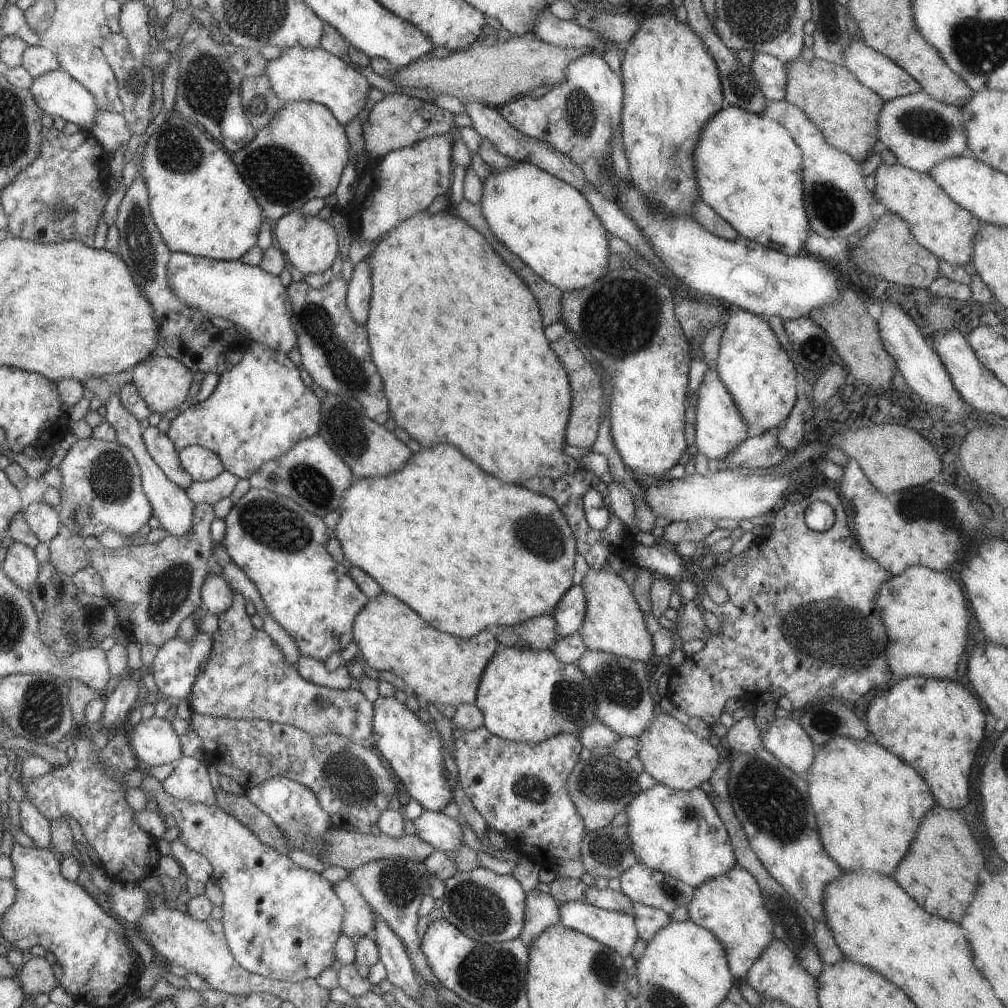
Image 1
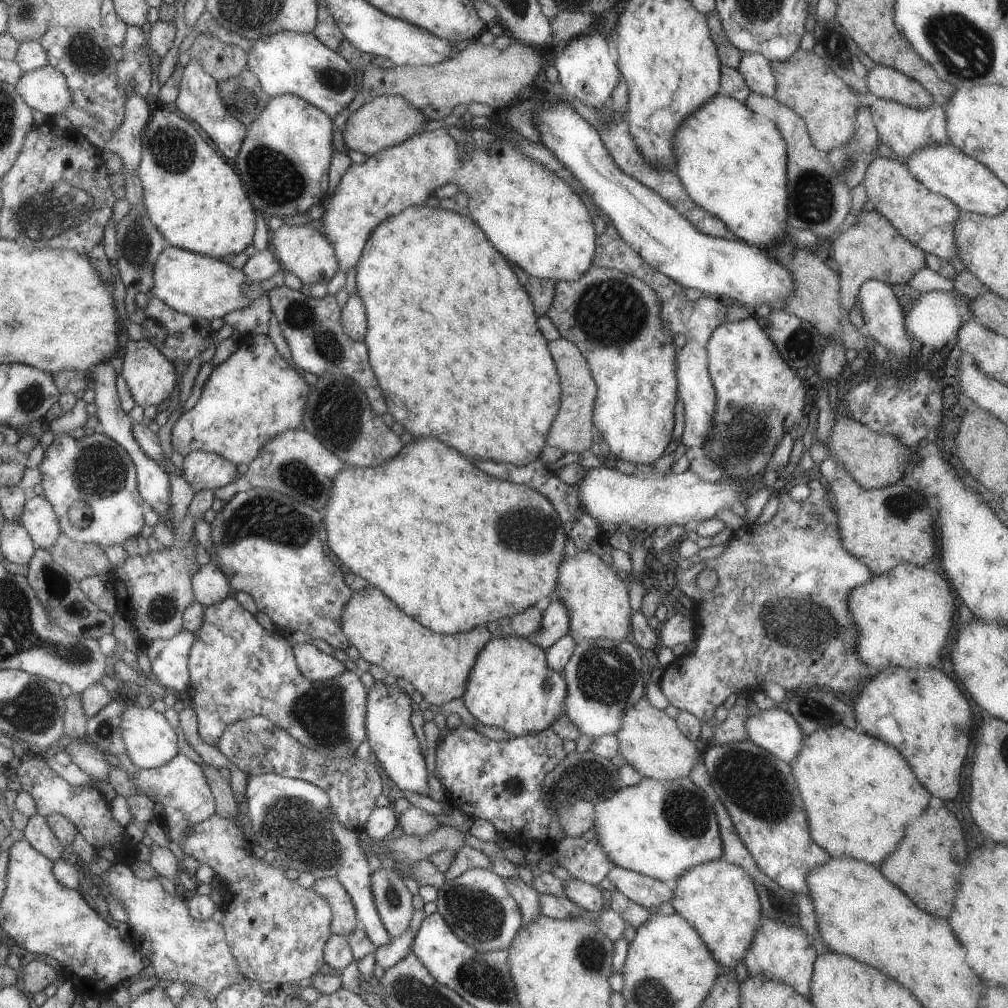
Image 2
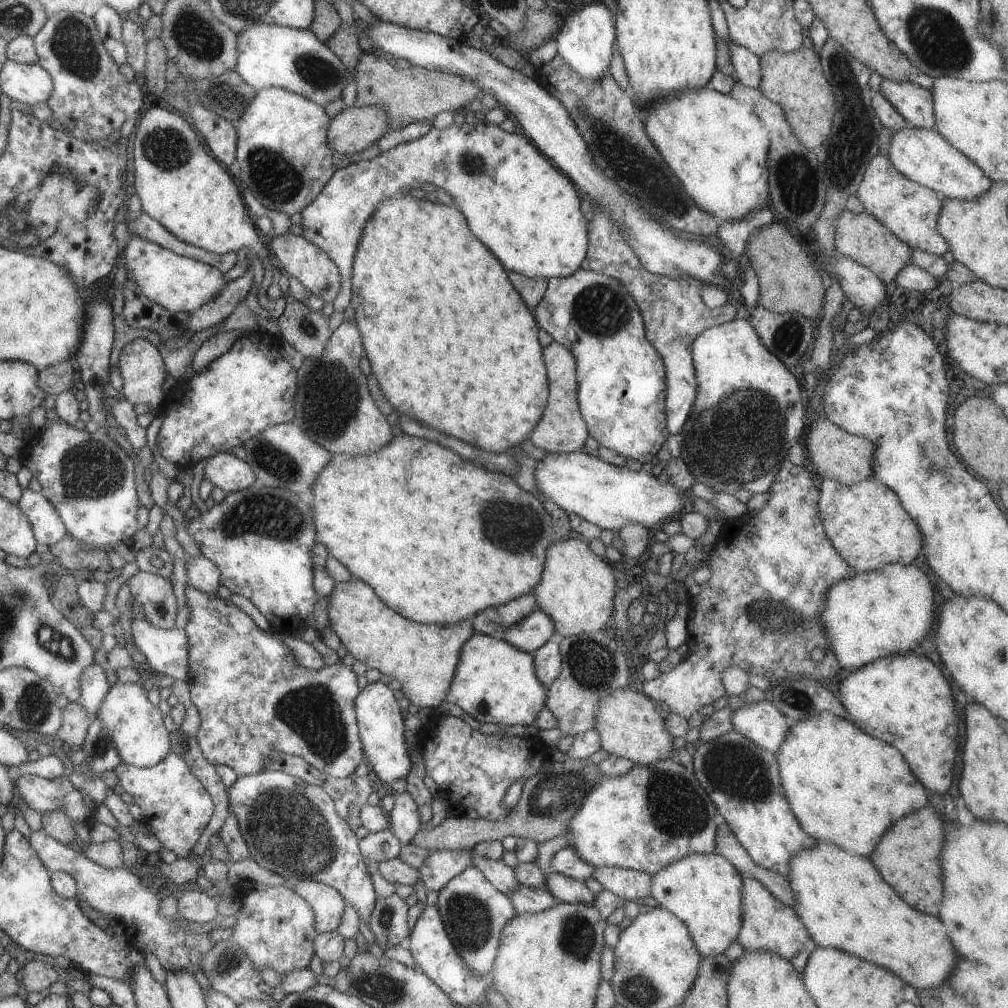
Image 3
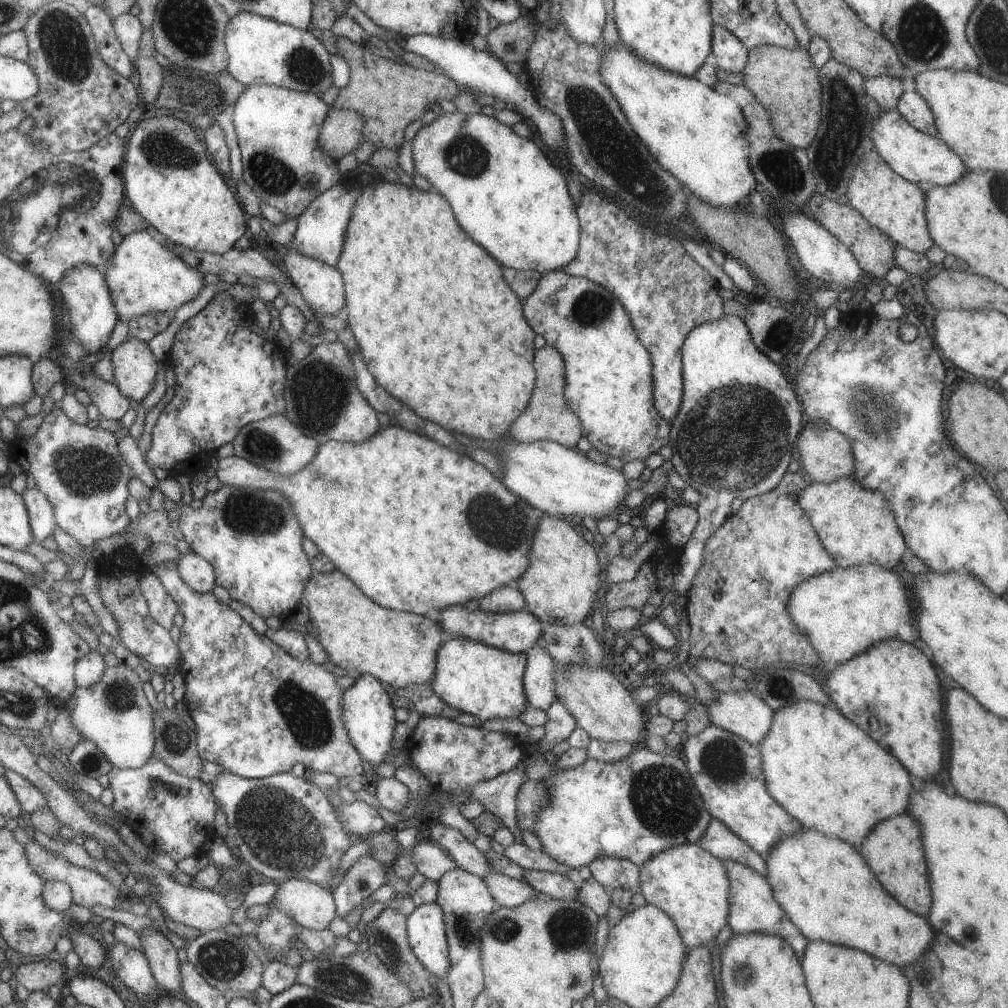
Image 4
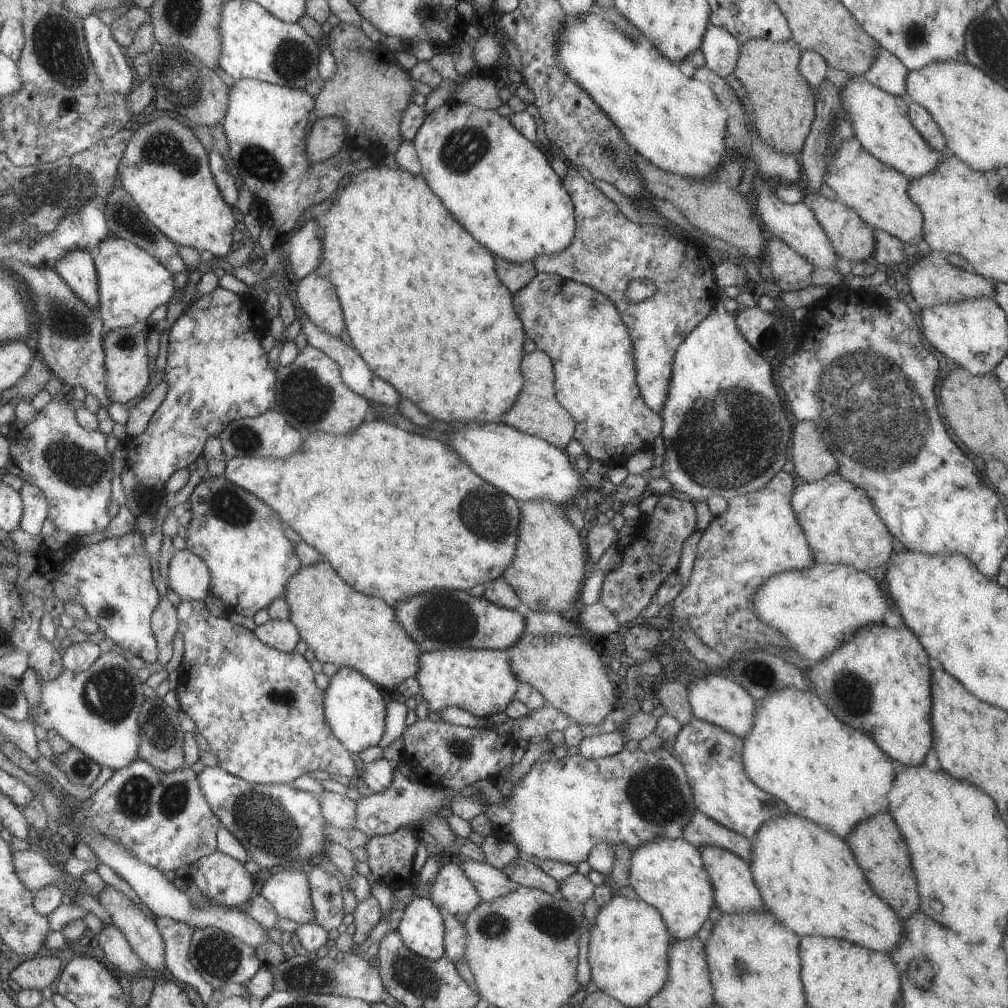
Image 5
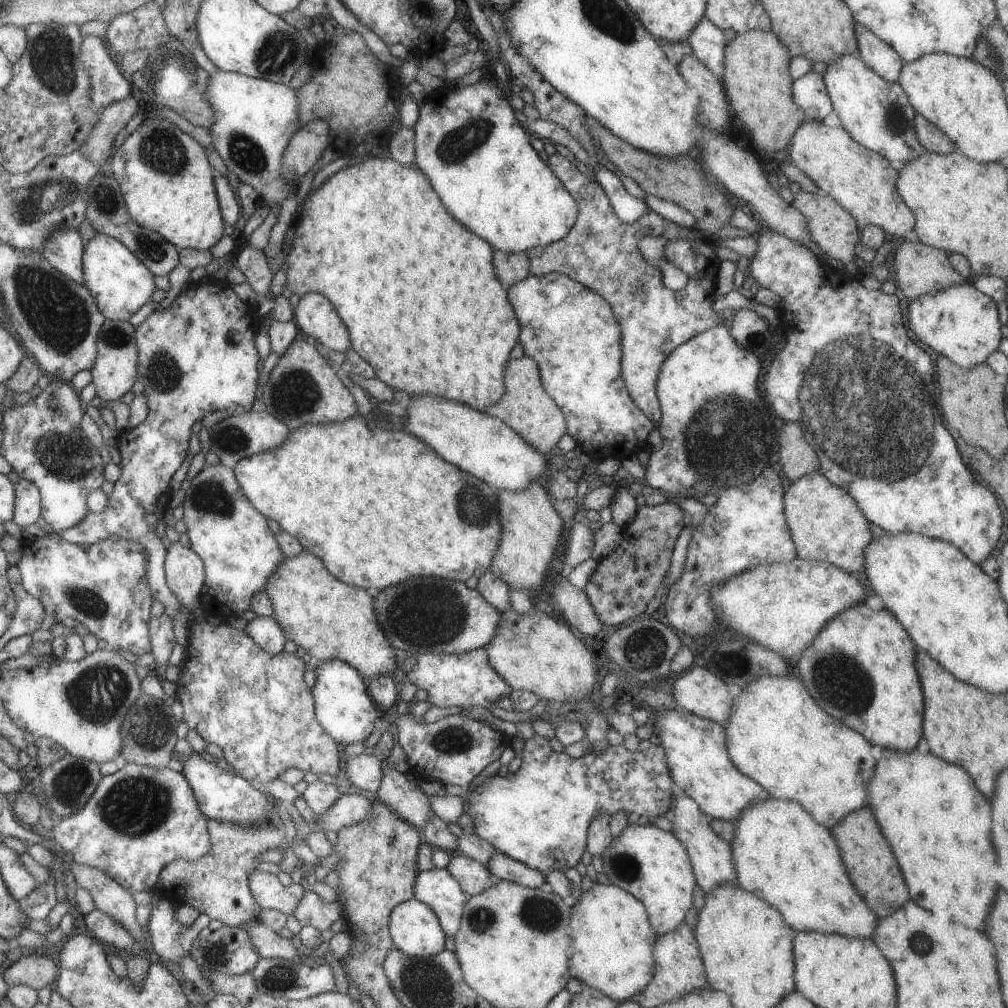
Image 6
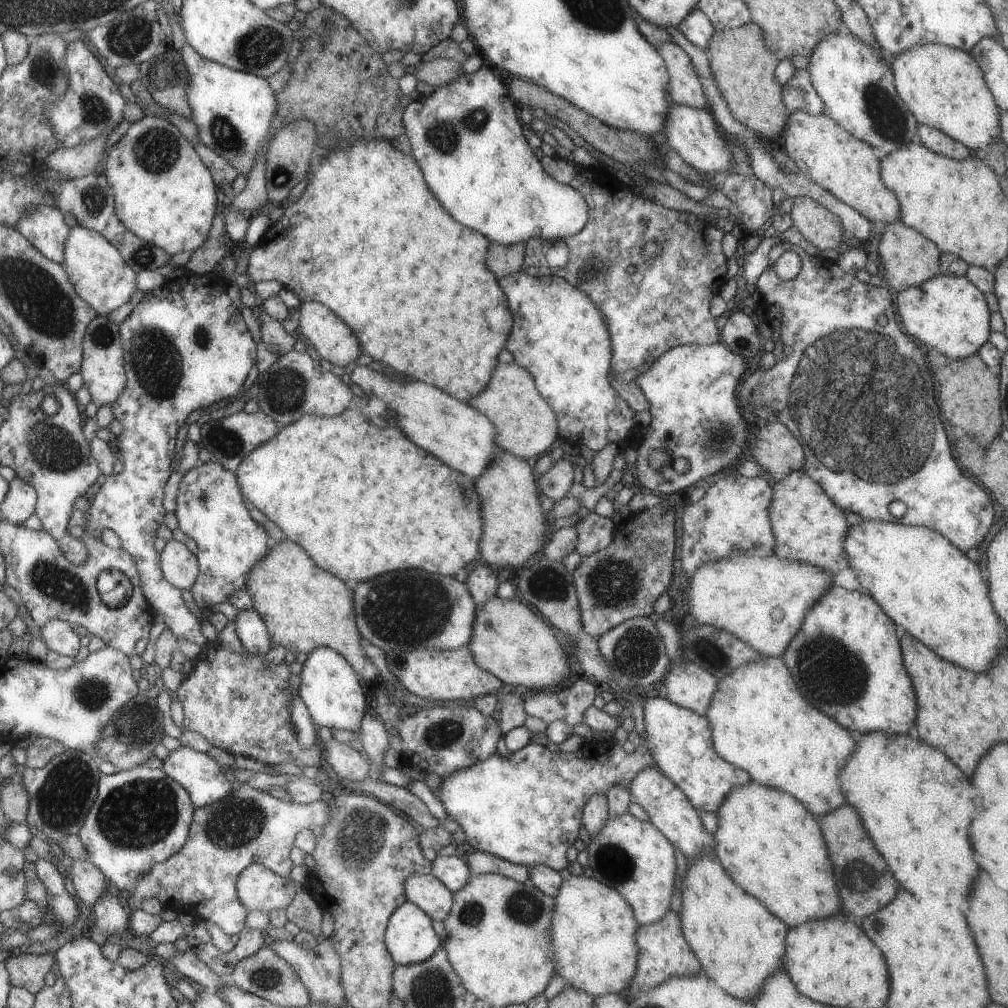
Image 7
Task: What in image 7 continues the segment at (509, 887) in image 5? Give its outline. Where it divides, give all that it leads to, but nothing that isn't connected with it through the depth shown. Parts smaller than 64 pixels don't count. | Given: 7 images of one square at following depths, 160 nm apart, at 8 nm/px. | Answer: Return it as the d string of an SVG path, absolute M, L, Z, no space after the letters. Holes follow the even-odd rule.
M439 854L430 862L430 874L451 892L462 887L473 875L464 858L459 856L444 857Z

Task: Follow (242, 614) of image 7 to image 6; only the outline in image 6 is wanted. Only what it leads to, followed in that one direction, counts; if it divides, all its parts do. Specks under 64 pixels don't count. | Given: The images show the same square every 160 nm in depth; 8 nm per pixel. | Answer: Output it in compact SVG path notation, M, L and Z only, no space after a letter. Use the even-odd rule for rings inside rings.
M255 615L253 619L246 622L243 631L261 650L270 655L281 651L286 642L283 631L272 616Z

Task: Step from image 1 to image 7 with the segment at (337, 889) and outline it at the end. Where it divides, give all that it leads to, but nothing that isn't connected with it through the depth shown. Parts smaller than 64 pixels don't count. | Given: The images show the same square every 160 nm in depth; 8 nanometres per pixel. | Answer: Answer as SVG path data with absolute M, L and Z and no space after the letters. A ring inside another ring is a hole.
M253 863L239 871L235 881L236 896L249 910L283 910L293 900L293 882L275 874L262 864Z

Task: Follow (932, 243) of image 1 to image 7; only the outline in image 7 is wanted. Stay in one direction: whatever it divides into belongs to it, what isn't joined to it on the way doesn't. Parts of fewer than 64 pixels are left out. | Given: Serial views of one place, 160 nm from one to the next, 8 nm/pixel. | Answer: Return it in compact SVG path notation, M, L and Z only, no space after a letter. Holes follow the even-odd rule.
M794 110L786 118L783 146L799 173L807 175L817 186L860 212L868 221L877 220L887 224L900 220L896 196L879 176L877 151L867 143L853 138L830 115L825 112L812 115Z

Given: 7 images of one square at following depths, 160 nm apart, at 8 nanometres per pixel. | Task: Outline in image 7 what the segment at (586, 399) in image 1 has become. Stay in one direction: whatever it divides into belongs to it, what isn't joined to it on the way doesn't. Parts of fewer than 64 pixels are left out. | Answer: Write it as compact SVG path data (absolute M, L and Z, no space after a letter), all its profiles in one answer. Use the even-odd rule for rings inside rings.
M497 364L493 368L493 374L489 378L489 384L485 390L481 390L475 396L468 400L469 406L477 409L482 415L485 415L494 426L496 437L493 437L494 443L499 450L503 450L527 460L537 454L545 454L550 450L553 441L558 438L557 423L554 412L543 400L543 397L537 392L533 379L524 368L519 368L515 364Z

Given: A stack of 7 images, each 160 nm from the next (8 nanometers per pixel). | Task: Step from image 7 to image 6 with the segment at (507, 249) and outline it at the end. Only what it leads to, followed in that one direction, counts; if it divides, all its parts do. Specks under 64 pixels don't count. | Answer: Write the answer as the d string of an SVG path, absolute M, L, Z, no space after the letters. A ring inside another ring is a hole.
M497 249L493 251L493 270L497 280L509 288L509 284L520 281L529 275L528 258L525 251L506 253Z

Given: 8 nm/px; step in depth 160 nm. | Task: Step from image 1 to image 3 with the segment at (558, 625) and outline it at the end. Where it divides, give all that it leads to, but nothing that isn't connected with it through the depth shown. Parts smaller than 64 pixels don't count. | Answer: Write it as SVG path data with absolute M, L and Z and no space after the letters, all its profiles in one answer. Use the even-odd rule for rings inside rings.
M539 608L523 620L510 624L502 630L501 640L526 653L537 650L554 632L552 620Z

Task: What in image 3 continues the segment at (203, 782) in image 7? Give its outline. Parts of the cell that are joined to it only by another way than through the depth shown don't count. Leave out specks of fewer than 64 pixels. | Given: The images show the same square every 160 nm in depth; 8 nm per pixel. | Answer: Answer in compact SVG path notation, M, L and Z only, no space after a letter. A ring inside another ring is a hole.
M262 771L253 775L239 775L227 788L227 799L229 812L233 812L237 818L237 828L245 840L249 856L261 868L285 878L287 882L310 879L335 888L345 903L353 906L359 920L369 924L376 899L367 864L359 850L359 840L347 826L346 820L335 813L333 800L319 786L306 784L285 772Z

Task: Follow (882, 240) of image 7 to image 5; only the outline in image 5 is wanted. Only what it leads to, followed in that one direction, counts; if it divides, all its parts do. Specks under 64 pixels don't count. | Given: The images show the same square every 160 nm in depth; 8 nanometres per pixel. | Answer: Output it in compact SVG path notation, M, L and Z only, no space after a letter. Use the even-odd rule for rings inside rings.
M930 253L920 254L919 260L907 270L907 282L910 294L920 309L943 303L956 303L966 298L993 296L992 281L974 272L965 272L947 262L947 259L931 256Z

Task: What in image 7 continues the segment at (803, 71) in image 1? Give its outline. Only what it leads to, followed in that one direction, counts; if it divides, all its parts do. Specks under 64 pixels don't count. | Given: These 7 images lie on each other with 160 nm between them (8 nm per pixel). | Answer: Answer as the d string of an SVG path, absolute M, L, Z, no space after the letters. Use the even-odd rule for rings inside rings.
M749 21L732 29L713 31L705 51L714 83L730 115L768 143L770 138L784 131L787 117L783 115L782 85L773 78L773 69L779 59L764 46L763 41L759 27Z

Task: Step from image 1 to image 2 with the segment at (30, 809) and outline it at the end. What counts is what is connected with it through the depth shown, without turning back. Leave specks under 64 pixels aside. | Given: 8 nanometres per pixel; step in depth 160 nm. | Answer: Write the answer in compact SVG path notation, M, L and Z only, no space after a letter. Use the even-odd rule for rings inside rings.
M36 814L28 818L25 828L22 830L24 839L52 863L62 861L61 853L64 847L59 843L57 837L51 832L44 817Z

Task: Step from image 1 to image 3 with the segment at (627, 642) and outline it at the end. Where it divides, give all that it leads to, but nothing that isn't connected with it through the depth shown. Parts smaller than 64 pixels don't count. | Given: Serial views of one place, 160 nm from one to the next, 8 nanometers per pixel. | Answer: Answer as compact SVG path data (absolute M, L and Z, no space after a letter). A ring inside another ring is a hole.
M575 534L569 535L565 540L555 539L544 550L544 563L539 580L529 592L536 600L536 605L545 613L554 626L557 636L568 637L579 633L592 633L599 629L604 630L605 622L609 620L613 608L615 592L615 578L611 573L608 561L599 558L590 551L588 543Z

